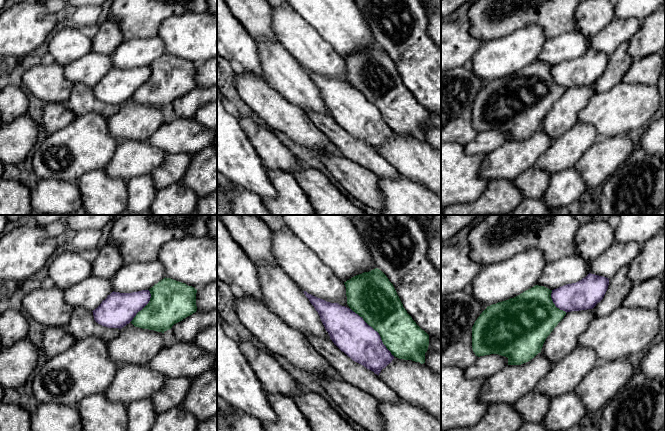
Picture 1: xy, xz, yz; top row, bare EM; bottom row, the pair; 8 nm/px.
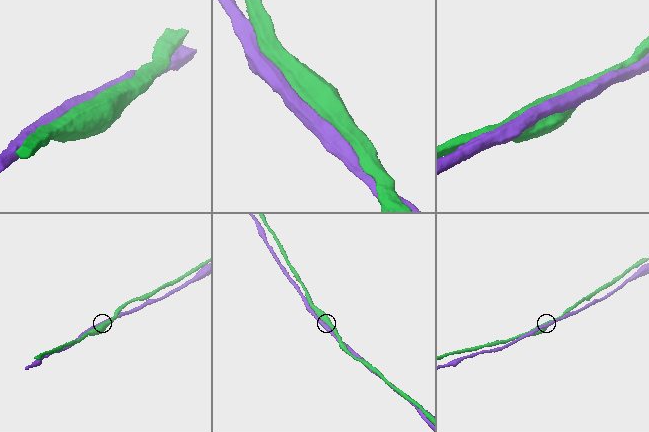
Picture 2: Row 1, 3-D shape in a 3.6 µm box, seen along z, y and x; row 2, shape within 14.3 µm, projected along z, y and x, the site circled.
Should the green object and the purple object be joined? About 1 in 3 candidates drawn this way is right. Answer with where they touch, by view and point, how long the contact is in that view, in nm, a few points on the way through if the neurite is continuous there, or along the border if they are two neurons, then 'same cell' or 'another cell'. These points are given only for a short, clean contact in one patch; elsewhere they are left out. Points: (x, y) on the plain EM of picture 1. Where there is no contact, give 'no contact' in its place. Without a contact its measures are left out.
contact xz (376, 106); length 500 nm; another cell

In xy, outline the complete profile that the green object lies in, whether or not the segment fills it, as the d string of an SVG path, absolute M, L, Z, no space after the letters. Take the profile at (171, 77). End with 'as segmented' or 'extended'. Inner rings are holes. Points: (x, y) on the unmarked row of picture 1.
M165 53L149 67L149 79L131 97L135 103L164 109L197 87L197 65L185 59Z; as segmented

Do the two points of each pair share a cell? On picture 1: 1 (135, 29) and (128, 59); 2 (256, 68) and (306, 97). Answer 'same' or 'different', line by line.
1: different
2: different

